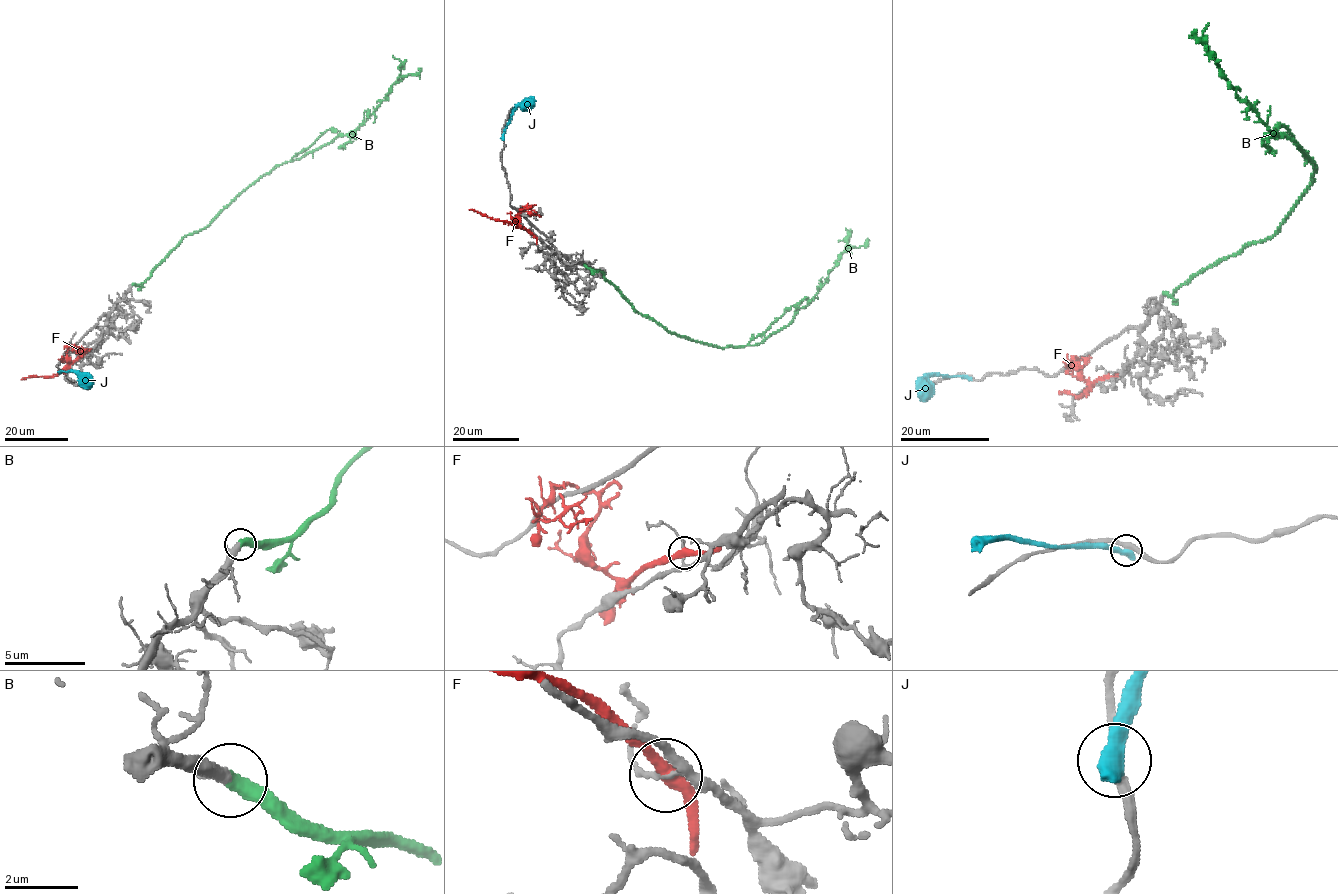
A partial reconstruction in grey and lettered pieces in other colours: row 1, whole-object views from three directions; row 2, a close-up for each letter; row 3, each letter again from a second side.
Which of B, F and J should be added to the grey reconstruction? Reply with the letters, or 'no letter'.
B

